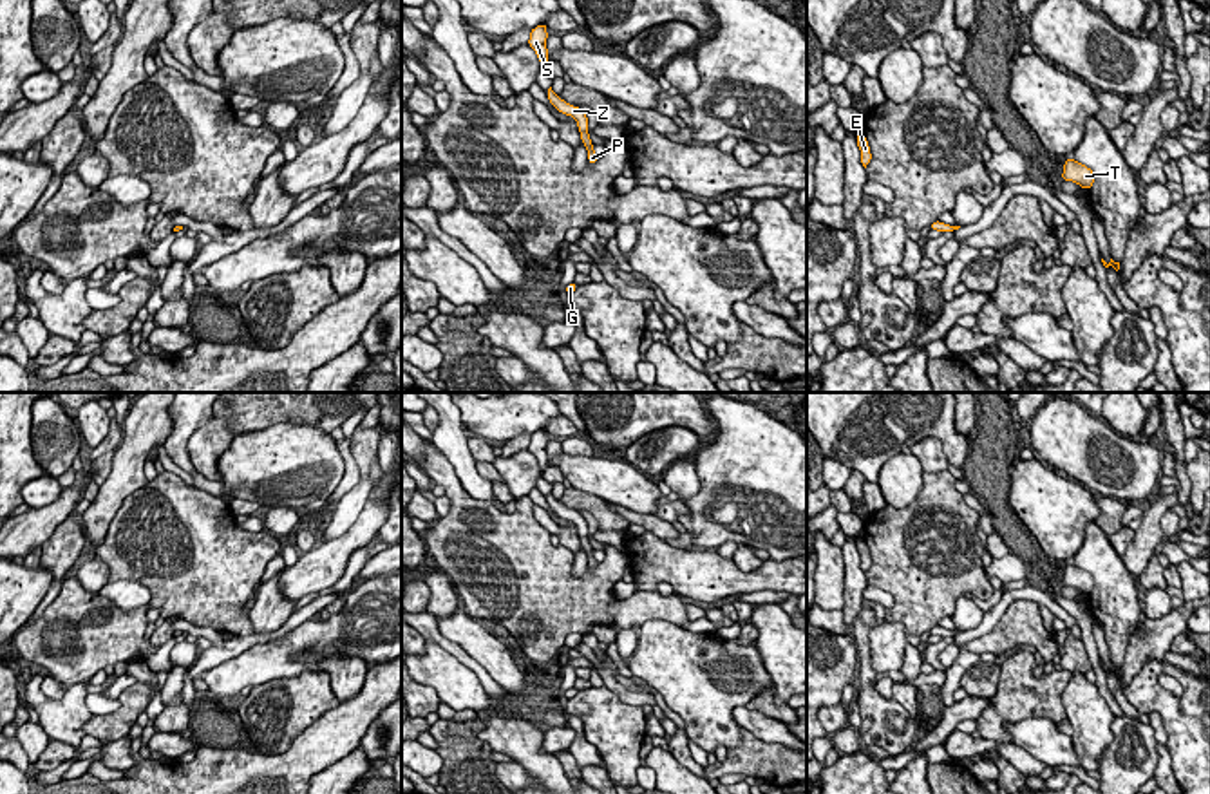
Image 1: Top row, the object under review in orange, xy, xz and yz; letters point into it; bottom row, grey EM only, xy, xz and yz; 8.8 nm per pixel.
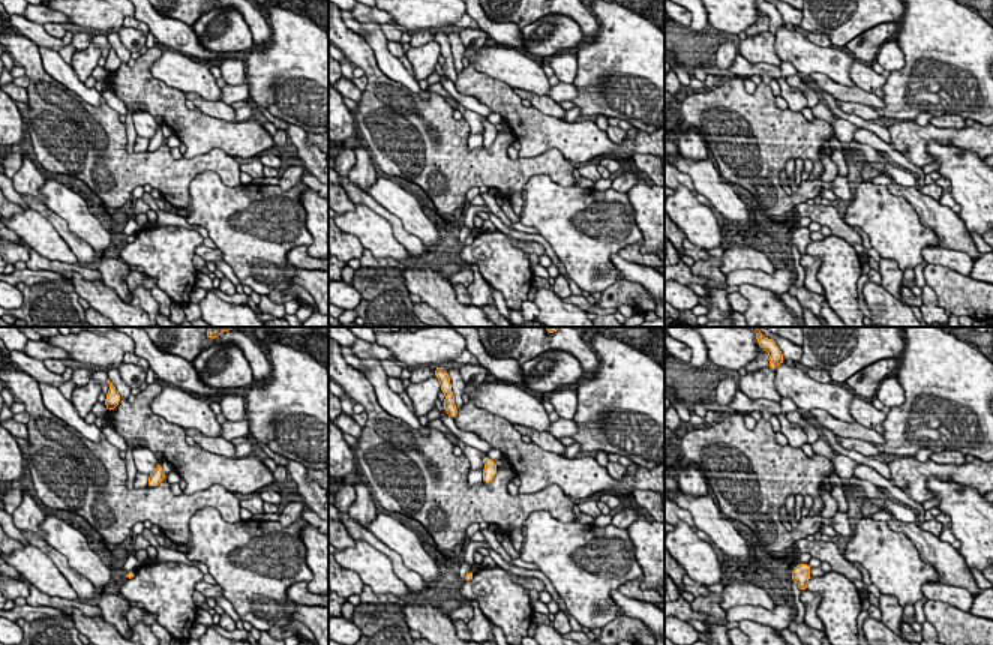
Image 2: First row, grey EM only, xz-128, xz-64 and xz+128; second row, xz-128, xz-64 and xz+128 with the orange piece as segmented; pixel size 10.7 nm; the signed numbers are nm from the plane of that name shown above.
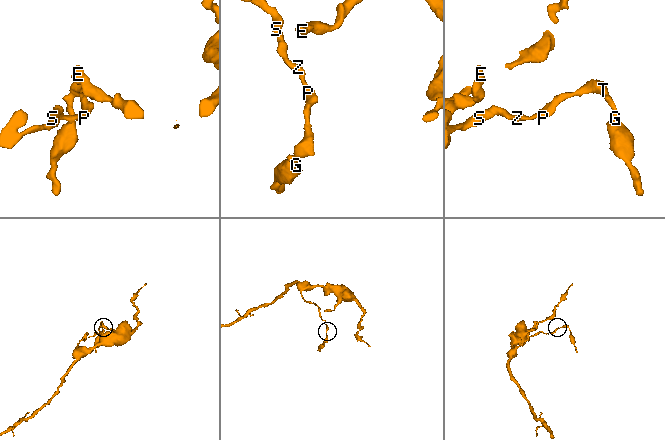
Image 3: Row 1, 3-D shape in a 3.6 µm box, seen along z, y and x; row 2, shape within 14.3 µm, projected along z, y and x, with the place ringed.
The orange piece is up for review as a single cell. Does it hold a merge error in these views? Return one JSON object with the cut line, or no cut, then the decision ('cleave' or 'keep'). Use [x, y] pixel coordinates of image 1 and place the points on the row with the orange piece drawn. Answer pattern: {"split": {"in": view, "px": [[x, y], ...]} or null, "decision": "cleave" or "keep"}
{"split": null, "decision": "keep"}

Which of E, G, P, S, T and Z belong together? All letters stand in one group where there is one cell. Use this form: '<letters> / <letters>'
E G P S T Z

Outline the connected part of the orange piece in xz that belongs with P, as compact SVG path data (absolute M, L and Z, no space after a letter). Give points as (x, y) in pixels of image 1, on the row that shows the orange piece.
M552 87L546 90L546 96L550 99L550 103L562 114L572 116L577 121L579 132L581 132L581 141L584 143L586 150L588 150L588 161L590 165L597 163L599 156L593 152L593 143L590 139L588 134L588 118L586 114L579 109L573 107L570 103L566 103L564 99L561 99Z

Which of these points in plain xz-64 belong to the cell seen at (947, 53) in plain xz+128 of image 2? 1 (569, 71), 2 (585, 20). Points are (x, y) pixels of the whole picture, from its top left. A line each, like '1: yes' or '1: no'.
1: no
2: no

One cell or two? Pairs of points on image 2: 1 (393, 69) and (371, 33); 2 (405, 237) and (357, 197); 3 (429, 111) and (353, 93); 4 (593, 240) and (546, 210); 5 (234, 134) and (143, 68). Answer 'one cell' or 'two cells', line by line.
1: one cell
2: one cell
3: two cells
4: one cell
5: one cell

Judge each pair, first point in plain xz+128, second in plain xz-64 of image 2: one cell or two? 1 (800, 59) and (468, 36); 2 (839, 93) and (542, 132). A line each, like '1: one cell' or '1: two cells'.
1: two cells
2: two cells

